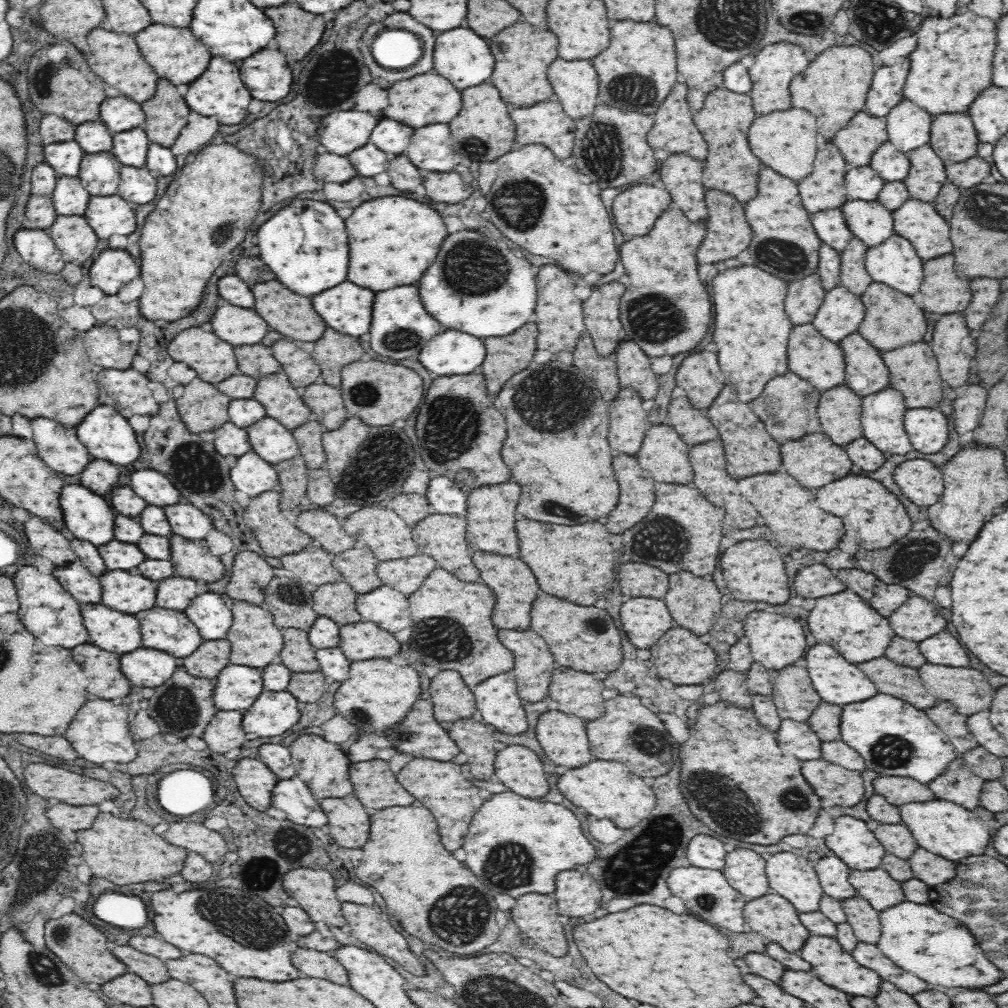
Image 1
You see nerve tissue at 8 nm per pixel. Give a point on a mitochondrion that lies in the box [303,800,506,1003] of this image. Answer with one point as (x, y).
(471, 924)

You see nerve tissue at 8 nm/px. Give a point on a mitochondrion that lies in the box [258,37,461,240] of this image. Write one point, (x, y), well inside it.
(331, 83)

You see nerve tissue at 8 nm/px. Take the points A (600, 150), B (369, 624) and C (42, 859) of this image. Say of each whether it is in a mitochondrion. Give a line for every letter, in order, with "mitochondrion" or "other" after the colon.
A: mitochondrion
B: other
C: mitochondrion

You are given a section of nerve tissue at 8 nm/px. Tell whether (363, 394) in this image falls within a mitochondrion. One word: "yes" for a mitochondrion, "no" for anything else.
yes

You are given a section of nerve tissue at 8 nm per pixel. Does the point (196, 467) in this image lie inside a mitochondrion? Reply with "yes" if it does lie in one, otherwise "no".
yes

